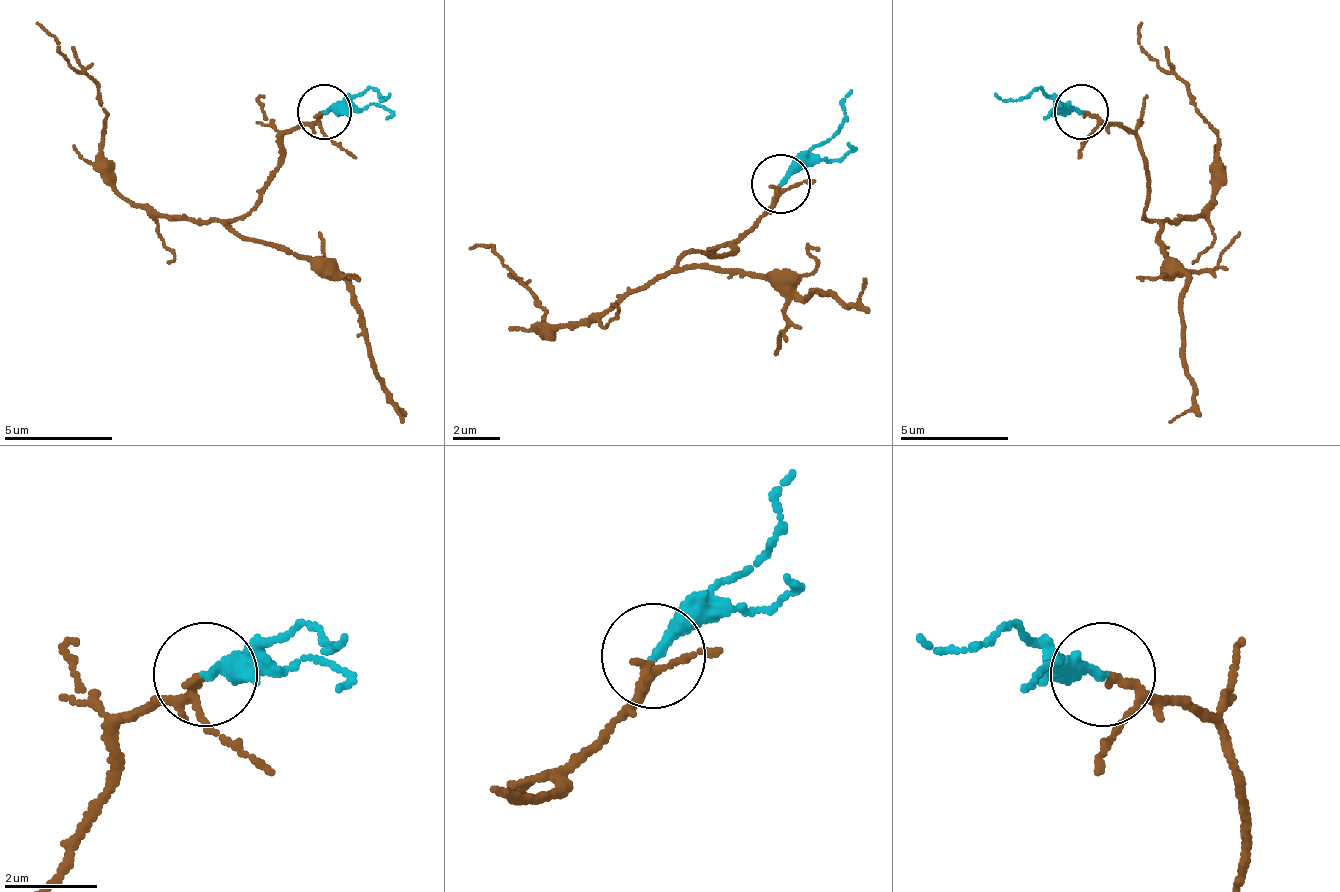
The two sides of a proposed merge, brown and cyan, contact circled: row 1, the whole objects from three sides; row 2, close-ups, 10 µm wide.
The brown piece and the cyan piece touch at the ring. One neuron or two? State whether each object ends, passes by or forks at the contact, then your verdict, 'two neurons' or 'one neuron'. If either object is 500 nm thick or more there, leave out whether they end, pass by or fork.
brown passes by | cyan ends | one neuron

